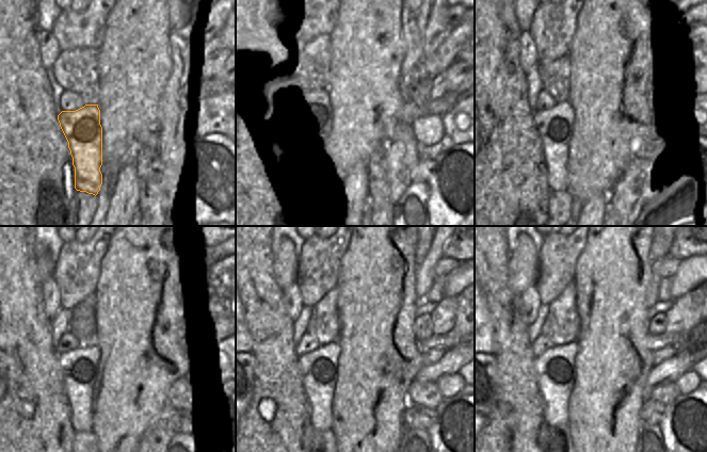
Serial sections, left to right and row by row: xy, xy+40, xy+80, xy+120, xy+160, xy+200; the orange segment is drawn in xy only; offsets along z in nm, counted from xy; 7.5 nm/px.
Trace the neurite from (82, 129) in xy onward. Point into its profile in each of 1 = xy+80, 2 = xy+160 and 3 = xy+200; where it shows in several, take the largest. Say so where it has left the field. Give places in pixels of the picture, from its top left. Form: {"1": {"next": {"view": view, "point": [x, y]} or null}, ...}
{"1": {"next": {"view": "xy+80", "point": [556, 126]}}, "2": {"next": {"view": "xy+160", "point": [318, 368]}}, "3": {"next": {"view": "xy+200", "point": [556, 369]}}}

